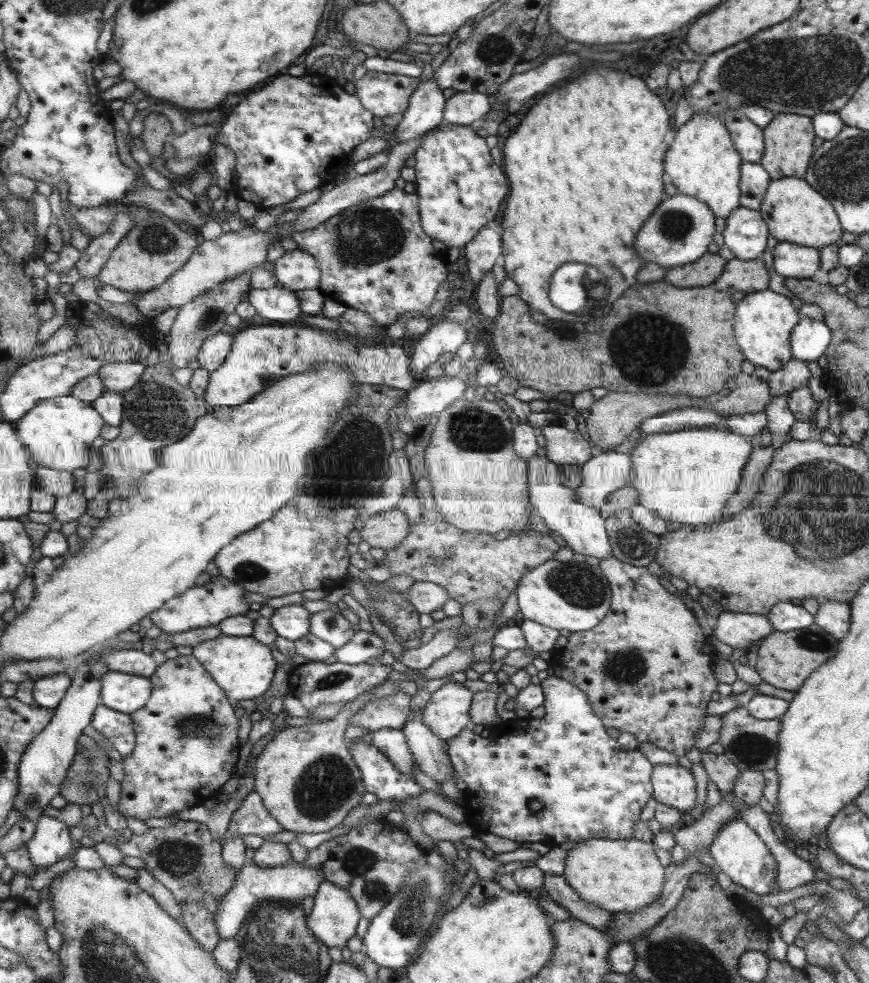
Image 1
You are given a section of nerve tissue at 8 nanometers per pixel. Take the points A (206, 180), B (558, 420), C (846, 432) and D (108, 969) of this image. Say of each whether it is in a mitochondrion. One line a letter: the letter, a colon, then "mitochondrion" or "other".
A: mitochondrion
B: other
C: other
D: mitochondrion

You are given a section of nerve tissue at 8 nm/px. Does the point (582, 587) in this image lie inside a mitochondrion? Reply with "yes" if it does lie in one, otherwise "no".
yes

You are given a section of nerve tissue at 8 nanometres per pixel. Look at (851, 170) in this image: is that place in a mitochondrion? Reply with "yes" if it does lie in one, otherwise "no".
yes

